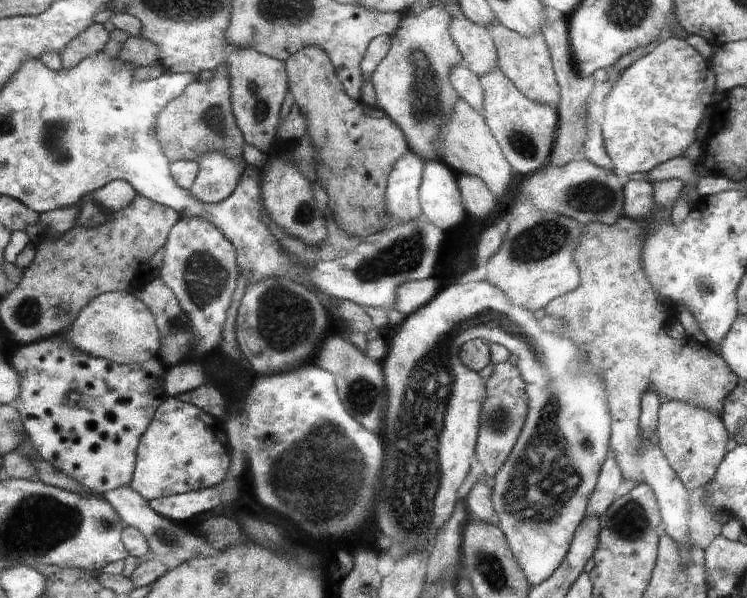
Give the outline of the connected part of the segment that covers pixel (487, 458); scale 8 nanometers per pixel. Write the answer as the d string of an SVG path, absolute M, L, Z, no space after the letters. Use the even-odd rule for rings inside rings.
M509 361L495 364L492 374L486 378L485 400L481 406L476 456L488 478L494 478L508 458L523 429L528 411L529 404L527 392L525 391L525 382L518 367L510 364Z

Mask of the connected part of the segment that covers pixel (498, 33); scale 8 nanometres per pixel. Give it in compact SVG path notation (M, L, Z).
M496 20L489 24L489 32L497 47L497 67L505 74L508 80L521 92L533 101L550 105L555 111L558 102L561 102L561 92L558 92L556 70L553 62L550 62L550 51L548 42L541 31L533 35L524 36L506 28L500 21Z

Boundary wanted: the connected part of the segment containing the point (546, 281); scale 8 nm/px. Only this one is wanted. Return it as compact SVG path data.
M522 201L511 203L508 210L513 219L498 252L484 264L486 281L502 289L515 305L542 314L552 298L579 287L580 273L573 261L573 252L580 246L584 228L570 217L554 211L541 211Z

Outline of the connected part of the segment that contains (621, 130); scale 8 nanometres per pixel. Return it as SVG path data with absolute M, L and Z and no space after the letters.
M680 37L666 38L663 42L660 42L654 50L646 56L641 56L636 63L632 64L626 71L620 74L620 78L616 82L613 82L612 89L606 94L603 100L603 117L600 119L600 125L604 137L604 146L608 156L610 156L613 162L615 172L626 174L646 174L651 168L665 163L667 160L680 157L682 153L694 142L694 132L698 128L699 124L704 120L704 112L706 112L706 106L710 104L712 100L712 94L714 94L714 88L716 88L717 80L714 80L714 73L712 67L706 64L706 60L690 46L690 44L681 39Z

